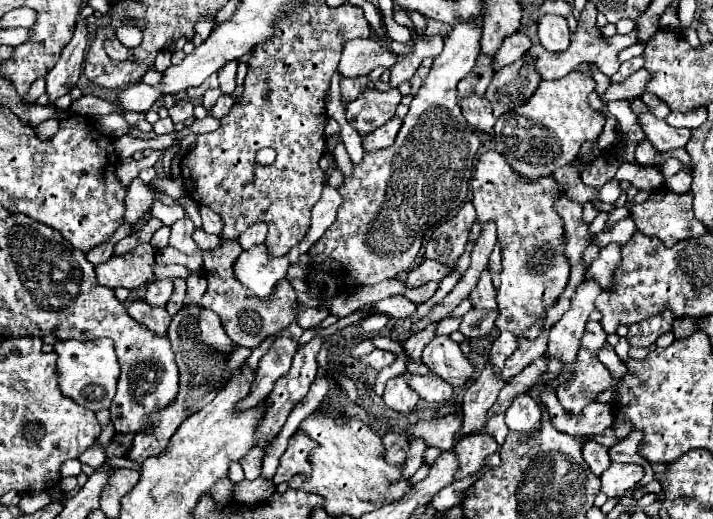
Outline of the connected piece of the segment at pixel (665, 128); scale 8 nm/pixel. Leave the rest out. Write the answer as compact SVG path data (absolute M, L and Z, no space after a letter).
M633 98L633 100L627 100L627 102L631 104L631 110L633 110L635 118L637 118L637 124L643 128L645 138L653 144L653 148L657 148L659 152L685 148L685 144L689 142L691 130L671 128L665 120L655 118L641 98Z

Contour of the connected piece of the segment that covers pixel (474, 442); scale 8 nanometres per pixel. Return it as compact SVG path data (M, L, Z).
M485 432L477 436L463 436L457 440L453 452L457 454L459 460L459 470L453 480L461 480L465 476L471 476L479 472L485 466L485 458L497 450L497 442L487 436Z

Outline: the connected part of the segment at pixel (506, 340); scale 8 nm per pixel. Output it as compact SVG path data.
M502 331L495 339L491 352L488 355L489 361L494 366L496 373L501 373L505 360L518 348L516 336L509 331Z

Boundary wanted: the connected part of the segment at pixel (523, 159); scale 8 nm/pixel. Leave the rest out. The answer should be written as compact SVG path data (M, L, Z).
M571 72L569 76L563 76L559 80L551 82L541 82L541 88L529 98L527 104L521 108L515 108L509 112L509 116L501 116L495 124L493 140L495 140L495 150L509 160L511 168L515 172L521 172L529 178L539 178L539 176L549 176L551 166L559 168L565 164L571 164L577 160L579 150L585 142L595 142L599 138L605 126L605 116L597 110L591 108L589 104L589 94L595 90L595 80L583 72Z

